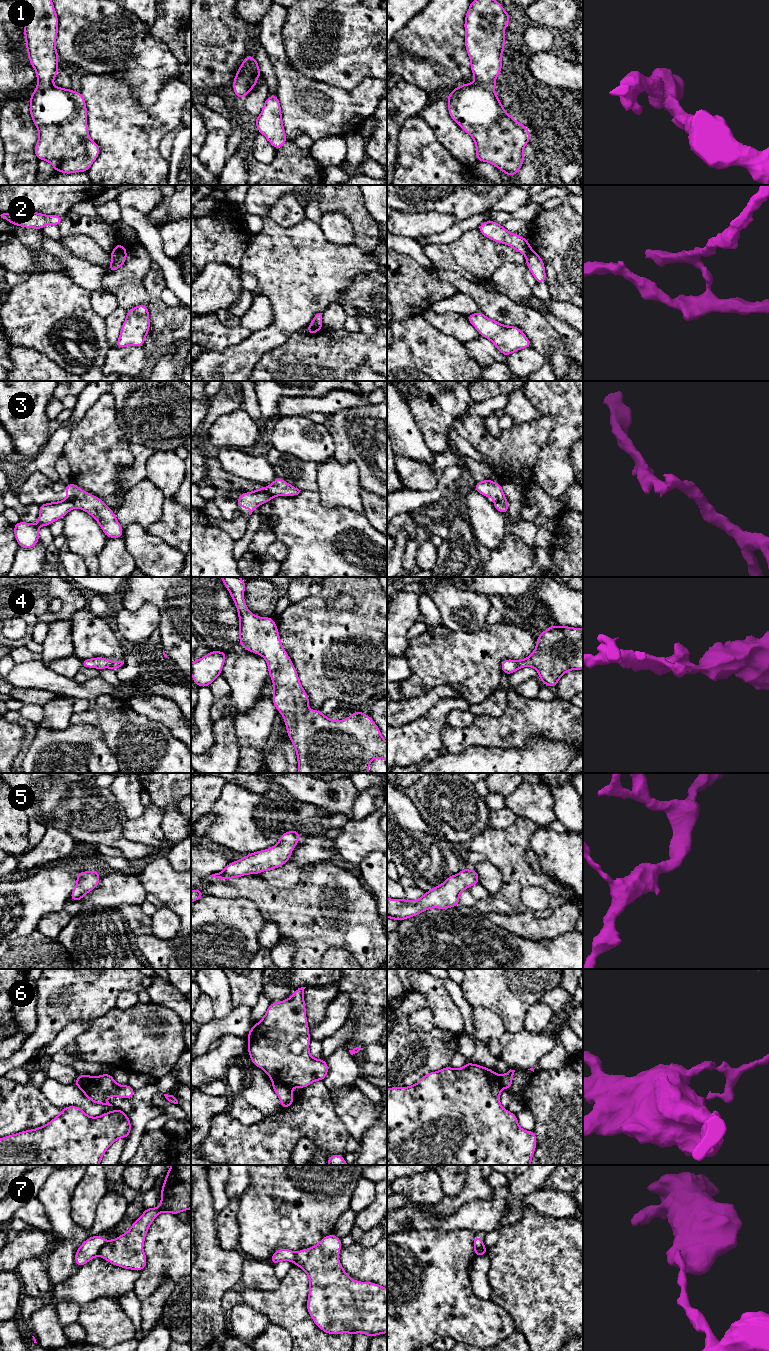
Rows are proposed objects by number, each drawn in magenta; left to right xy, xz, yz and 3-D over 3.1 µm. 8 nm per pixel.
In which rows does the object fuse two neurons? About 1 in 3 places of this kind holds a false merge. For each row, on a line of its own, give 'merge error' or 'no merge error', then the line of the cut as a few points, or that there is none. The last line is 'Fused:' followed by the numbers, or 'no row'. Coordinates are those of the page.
1: no merge error; cut none
2: merge error; cut xy (114, 249), (126, 253)
3: merge error; cut xy (65, 500), (68, 500), (75, 507)
4: no merge error; cut none
5: no merge error; cut none
6: merge error; cut xz (272, 1082), (290, 1087)
7: merge error; cut xy (107, 1241), (98, 1254)
Fused: 2, 3, 6, 7

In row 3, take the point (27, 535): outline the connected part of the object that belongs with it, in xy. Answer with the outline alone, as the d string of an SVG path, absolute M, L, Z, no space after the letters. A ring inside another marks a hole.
M66 500L40 505L37 524L20 521L13 525L15 539L19 547L25 549L33 548L37 543L39 543L40 526L49 526L56 520L63 518L74 508L74 504Z

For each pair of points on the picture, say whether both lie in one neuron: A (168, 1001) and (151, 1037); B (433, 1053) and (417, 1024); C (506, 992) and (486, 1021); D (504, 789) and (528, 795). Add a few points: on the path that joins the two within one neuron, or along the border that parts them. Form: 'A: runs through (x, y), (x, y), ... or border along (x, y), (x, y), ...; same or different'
A: border along (151, 1001), (170, 1008), (180, 1019); different
B: border along (408, 1015), (415, 1030), (434, 1027); different
C: border along (472, 1007), (486, 1007), (494, 1011), (506, 1030); different
D: border along (522, 783), (505, 798); different

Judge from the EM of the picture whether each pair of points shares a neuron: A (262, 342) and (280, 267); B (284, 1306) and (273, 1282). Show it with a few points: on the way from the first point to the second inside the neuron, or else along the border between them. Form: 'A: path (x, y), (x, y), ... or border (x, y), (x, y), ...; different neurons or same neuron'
A: path (281, 324), (281, 286); same neuron
B: border (281, 1280), (280, 1284), (274, 1289), (252, 1289); different neurons

